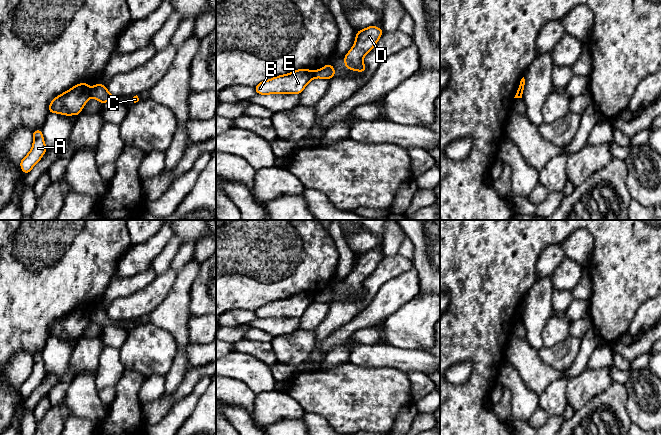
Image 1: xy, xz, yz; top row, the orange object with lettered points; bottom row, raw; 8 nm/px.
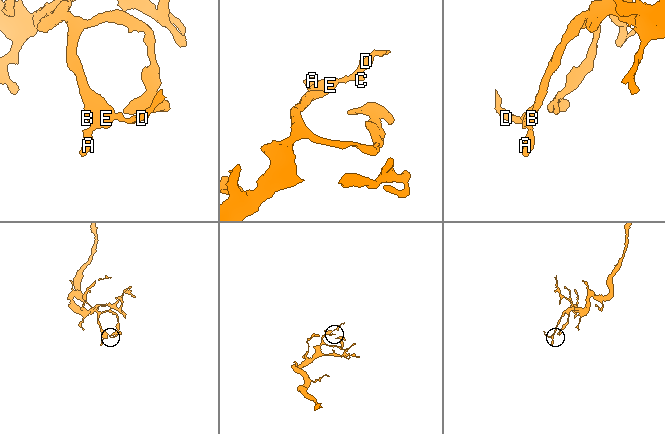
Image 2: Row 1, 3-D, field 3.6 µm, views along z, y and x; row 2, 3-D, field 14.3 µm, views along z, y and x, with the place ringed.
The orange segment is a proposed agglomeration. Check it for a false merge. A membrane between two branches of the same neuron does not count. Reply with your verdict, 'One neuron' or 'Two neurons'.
Two neurons

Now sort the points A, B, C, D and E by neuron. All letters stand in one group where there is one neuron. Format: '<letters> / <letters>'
A B E / C D

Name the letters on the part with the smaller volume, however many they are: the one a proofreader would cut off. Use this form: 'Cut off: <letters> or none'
Cut off: C, D

